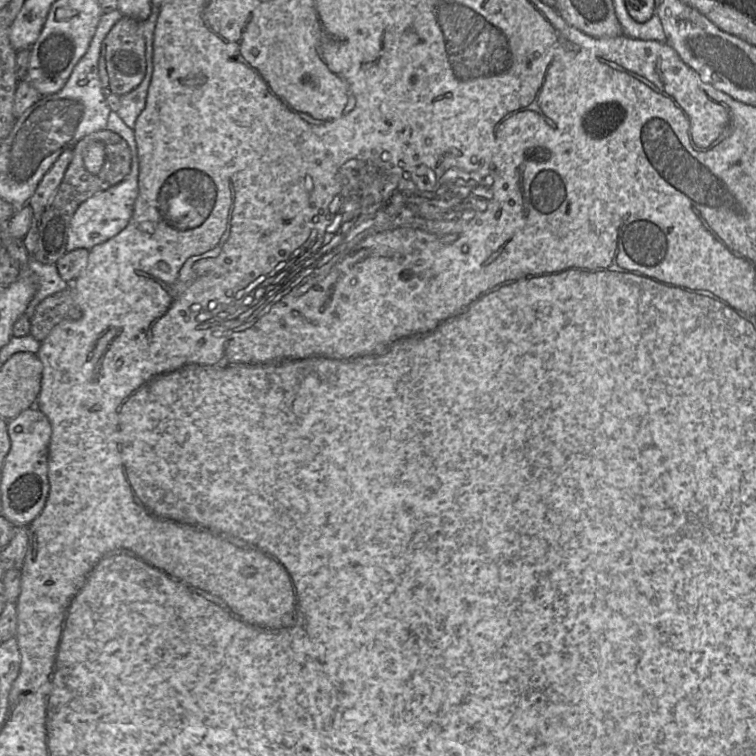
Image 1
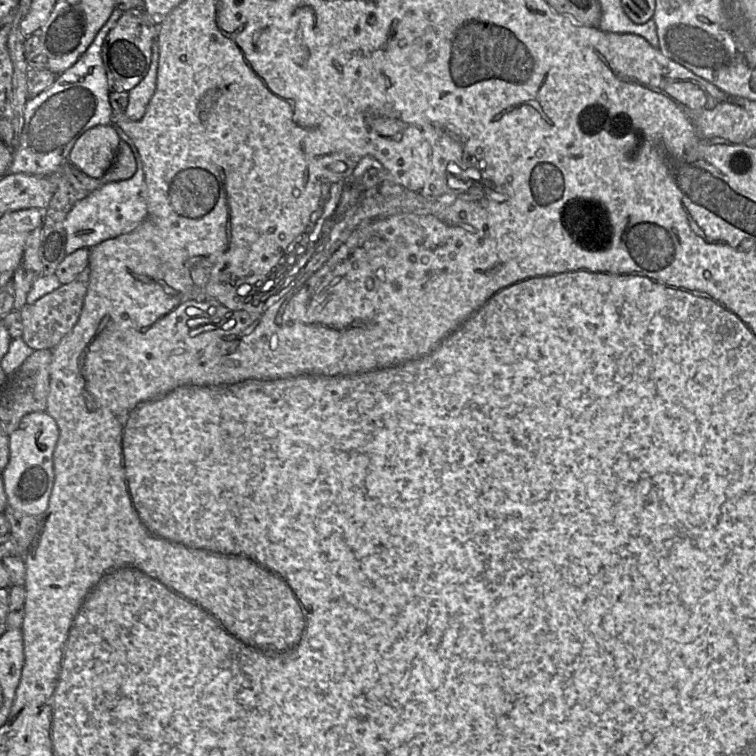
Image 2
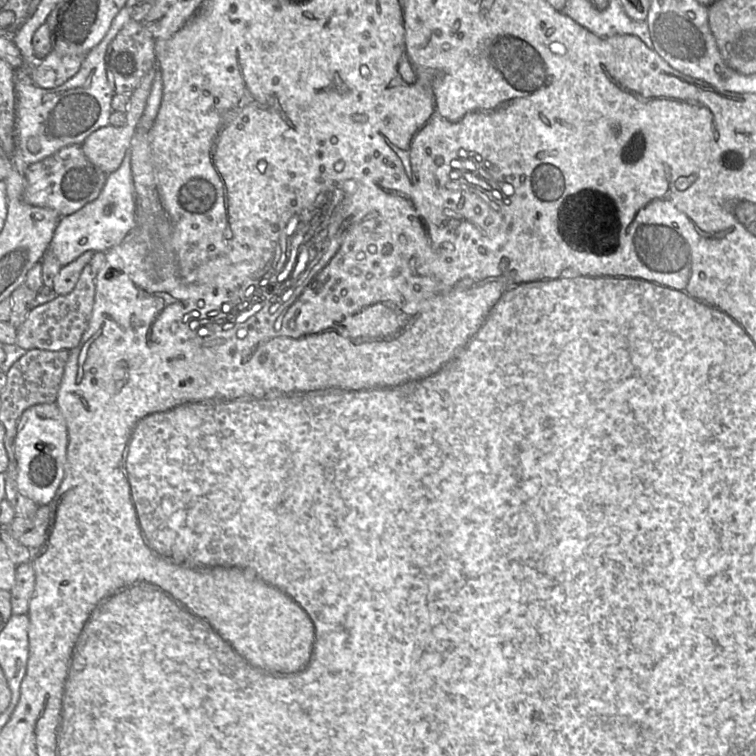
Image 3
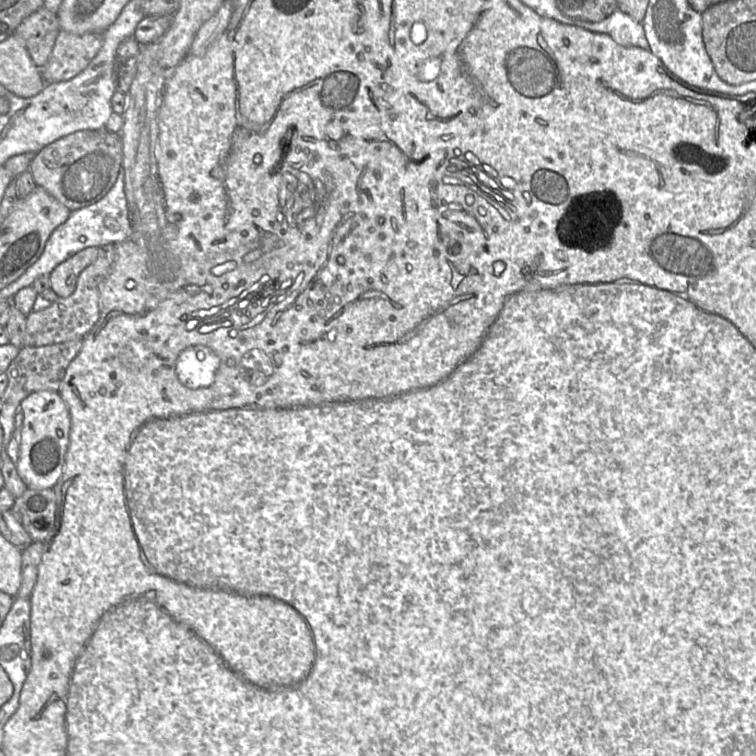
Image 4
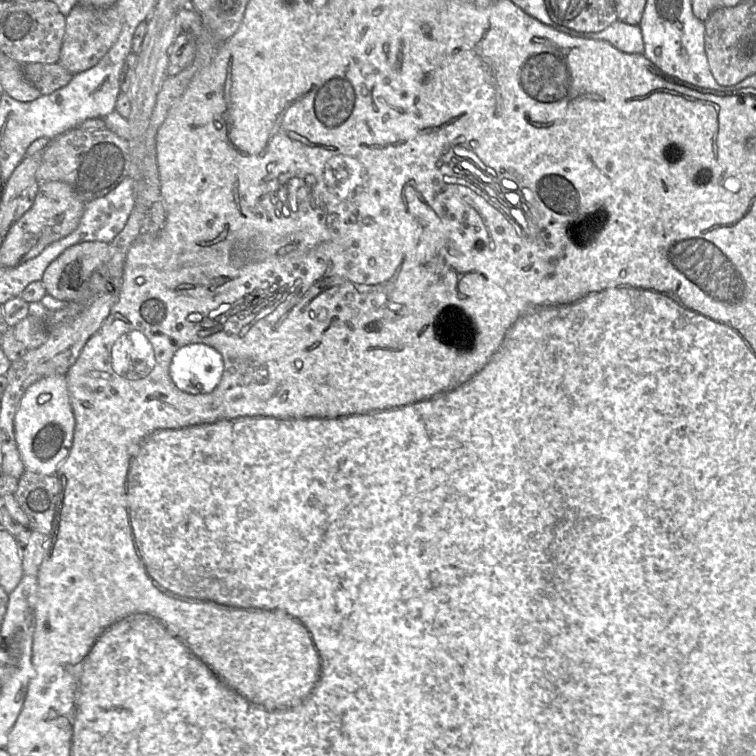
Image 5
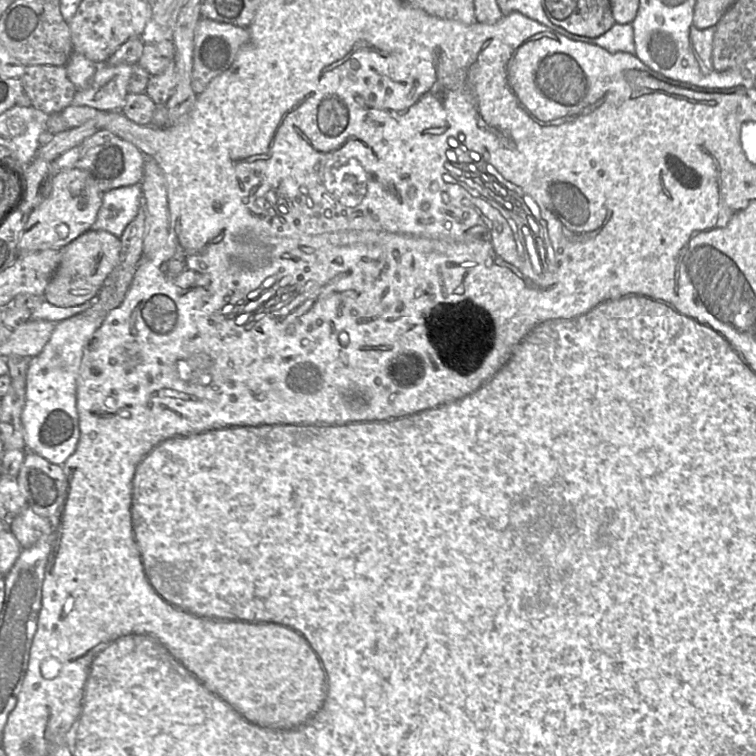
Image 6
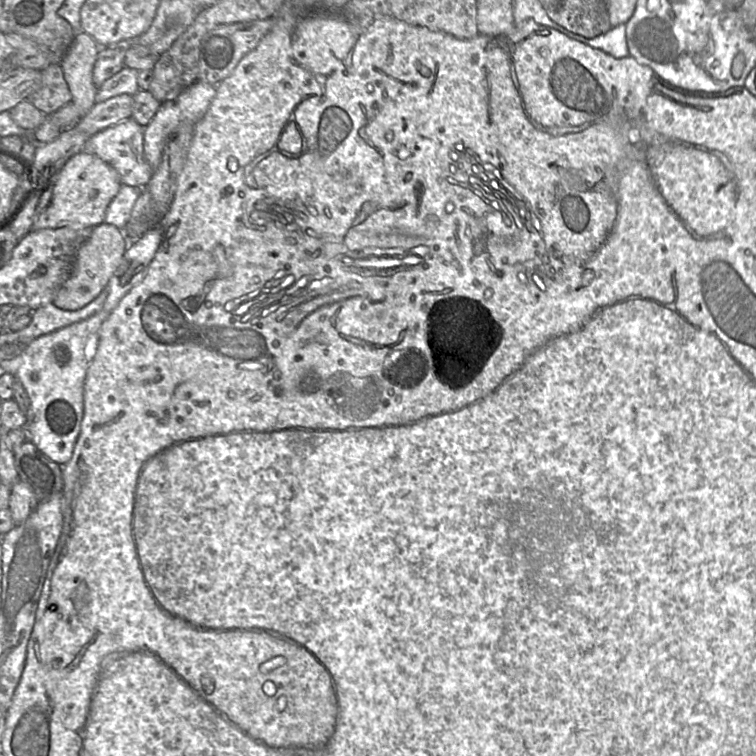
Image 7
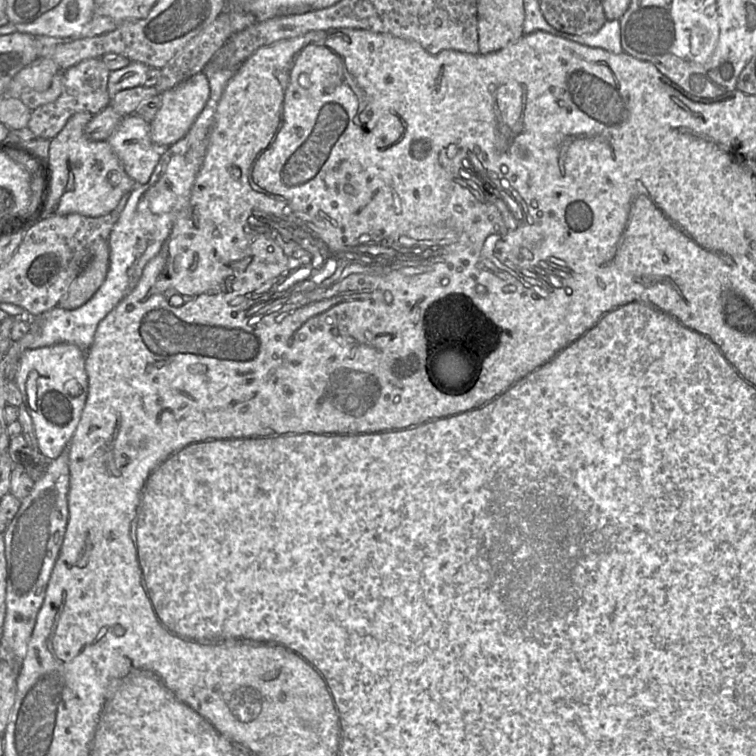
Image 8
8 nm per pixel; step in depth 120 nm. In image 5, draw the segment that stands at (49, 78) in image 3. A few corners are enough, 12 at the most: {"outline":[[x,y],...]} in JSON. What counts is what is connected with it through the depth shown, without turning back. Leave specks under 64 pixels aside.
{"outline":[[78,3],[66,16],[57,63],[73,75],[114,45],[116,4]]}

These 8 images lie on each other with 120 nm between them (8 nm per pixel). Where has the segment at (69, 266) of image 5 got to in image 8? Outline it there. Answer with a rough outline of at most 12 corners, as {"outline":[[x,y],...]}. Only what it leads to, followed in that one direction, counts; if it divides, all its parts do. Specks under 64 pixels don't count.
{"outline":[[108,241],[70,284],[58,307],[84,305],[109,269]]}

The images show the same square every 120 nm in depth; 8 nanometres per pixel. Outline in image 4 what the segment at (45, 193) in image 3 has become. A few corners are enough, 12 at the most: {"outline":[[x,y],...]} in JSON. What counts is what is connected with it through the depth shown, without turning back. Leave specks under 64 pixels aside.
{"outline":[[81,130],[45,146],[29,170],[72,212],[104,197],[120,133]]}

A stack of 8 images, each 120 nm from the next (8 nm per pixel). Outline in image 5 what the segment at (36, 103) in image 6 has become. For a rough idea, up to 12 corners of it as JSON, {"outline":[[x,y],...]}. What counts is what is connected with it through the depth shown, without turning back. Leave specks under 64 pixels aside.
{"outline":[[60,64],[22,65],[25,78],[48,95],[73,74]]}

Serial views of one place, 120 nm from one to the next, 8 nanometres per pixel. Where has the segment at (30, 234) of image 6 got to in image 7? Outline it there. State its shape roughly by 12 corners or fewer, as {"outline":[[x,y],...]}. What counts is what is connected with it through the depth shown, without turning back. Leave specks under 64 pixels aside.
{"outline":[[81,151],[57,175],[31,230],[104,223],[122,183]]}

